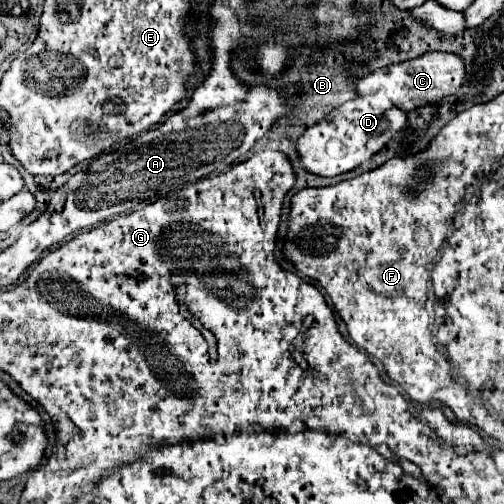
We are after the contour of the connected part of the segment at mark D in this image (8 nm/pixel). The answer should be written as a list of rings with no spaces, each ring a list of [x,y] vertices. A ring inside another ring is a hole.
[[[383,96],[353,98],[331,110],[321,122],[307,128],[297,140],[297,154],[303,170],[317,176],[339,176],[379,152],[407,122],[407,114]]]

